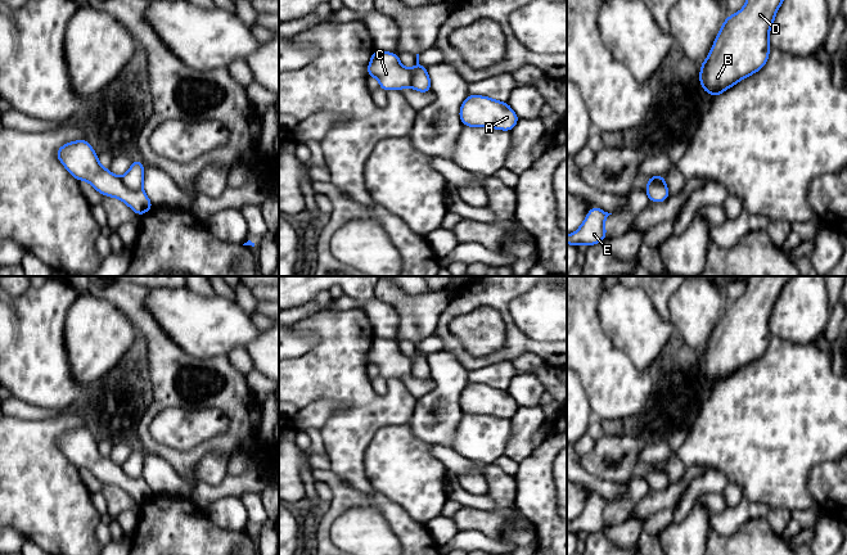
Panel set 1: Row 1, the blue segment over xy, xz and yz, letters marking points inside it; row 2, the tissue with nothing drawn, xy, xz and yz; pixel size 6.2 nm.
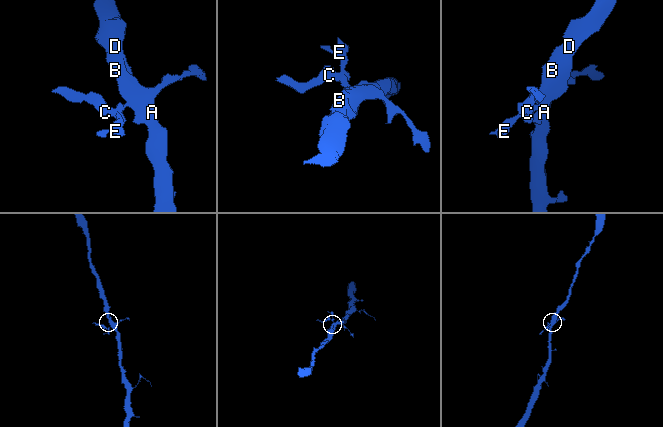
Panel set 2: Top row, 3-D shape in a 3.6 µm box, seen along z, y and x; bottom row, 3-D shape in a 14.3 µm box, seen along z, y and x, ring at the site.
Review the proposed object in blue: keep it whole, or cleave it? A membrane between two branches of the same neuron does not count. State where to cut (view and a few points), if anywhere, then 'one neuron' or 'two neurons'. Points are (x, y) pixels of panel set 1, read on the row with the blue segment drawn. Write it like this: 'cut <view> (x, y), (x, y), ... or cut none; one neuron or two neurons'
cut xz (426, 68), (414, 70), (411, 86); two neurons

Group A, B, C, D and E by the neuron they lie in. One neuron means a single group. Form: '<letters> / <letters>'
A B D / C E

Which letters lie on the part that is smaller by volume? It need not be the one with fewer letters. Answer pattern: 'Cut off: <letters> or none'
Cut off: C, E

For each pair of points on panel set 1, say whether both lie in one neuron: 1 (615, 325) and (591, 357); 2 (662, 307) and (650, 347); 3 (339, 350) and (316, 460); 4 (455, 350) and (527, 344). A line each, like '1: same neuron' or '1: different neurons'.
1: different neurons
2: different neurons
3: different neurons
4: same neuron

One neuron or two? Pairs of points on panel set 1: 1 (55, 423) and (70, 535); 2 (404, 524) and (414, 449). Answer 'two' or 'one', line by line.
1: one
2: two

